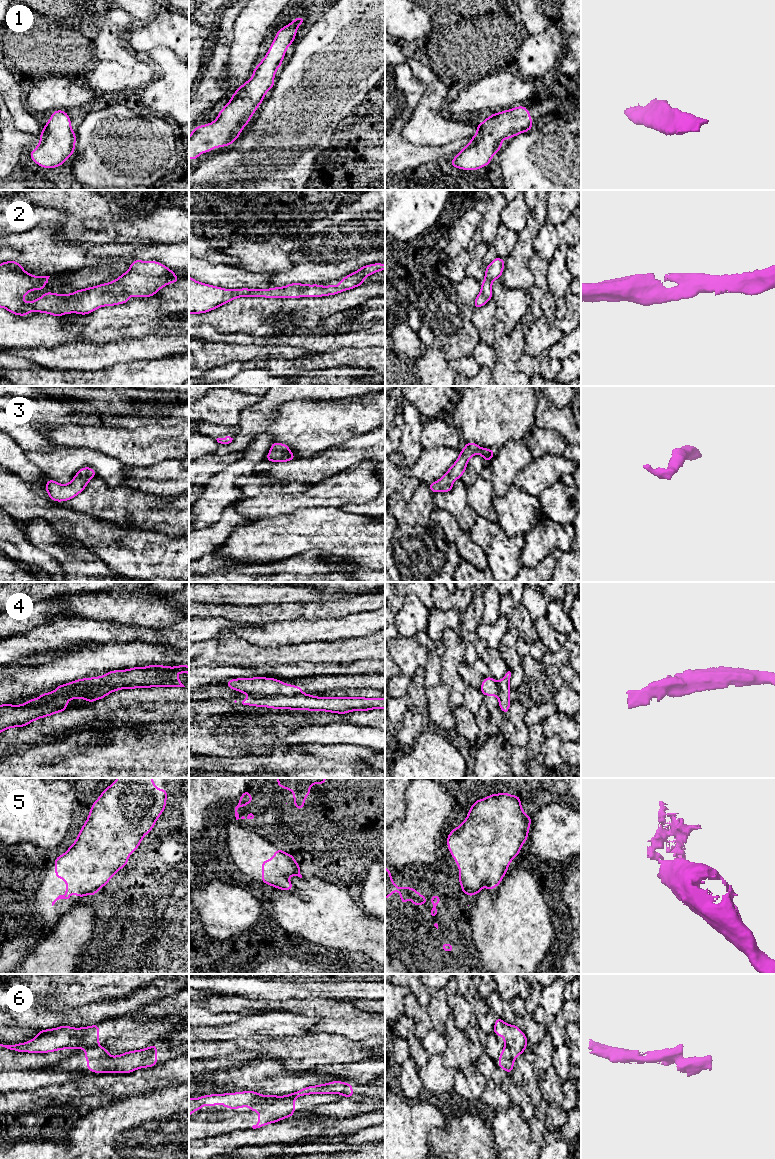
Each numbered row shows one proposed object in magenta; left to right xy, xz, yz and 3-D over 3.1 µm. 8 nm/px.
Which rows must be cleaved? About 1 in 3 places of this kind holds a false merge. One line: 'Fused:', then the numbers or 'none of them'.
Fused: 4, 6

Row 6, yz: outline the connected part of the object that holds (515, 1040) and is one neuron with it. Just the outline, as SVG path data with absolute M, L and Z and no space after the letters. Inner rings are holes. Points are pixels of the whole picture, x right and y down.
M497 1017L494 1024L494 1032L497 1037L504 1037L504 1045L510 1050L511 1059L516 1059L527 1048L528 1039L523 1031L515 1024L506 1024L501 1018Z

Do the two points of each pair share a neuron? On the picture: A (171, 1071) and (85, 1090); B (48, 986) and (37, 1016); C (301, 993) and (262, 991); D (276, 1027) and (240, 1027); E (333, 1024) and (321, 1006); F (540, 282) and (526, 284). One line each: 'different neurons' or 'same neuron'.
A: same neuron
B: different neurons
C: same neuron
D: same neuron
E: different neurons
F: different neurons

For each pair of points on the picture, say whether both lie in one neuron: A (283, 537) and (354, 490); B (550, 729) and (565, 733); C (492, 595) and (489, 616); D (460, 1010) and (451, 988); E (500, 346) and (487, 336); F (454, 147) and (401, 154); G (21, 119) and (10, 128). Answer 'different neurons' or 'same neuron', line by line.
A: different neurons
B: same neuron
C: same neuron
D: same neuron
E: different neurons
F: same neuron
G: different neurons

